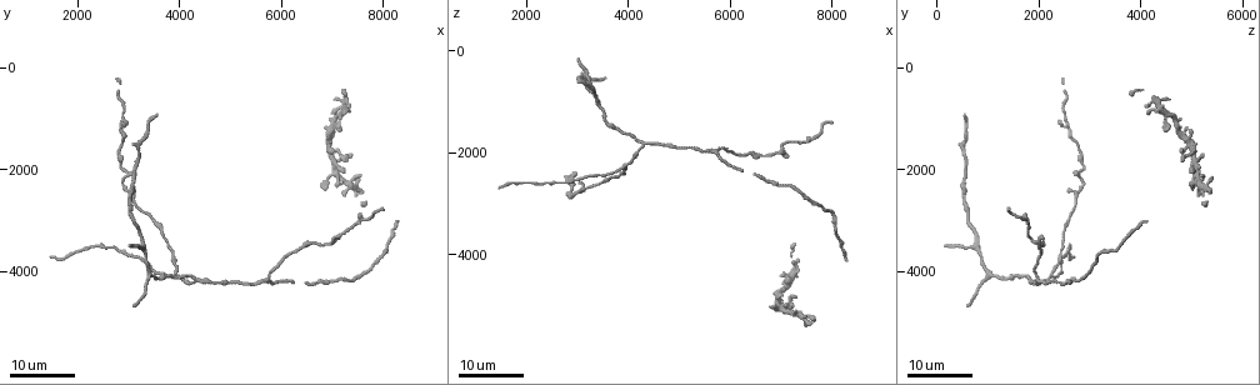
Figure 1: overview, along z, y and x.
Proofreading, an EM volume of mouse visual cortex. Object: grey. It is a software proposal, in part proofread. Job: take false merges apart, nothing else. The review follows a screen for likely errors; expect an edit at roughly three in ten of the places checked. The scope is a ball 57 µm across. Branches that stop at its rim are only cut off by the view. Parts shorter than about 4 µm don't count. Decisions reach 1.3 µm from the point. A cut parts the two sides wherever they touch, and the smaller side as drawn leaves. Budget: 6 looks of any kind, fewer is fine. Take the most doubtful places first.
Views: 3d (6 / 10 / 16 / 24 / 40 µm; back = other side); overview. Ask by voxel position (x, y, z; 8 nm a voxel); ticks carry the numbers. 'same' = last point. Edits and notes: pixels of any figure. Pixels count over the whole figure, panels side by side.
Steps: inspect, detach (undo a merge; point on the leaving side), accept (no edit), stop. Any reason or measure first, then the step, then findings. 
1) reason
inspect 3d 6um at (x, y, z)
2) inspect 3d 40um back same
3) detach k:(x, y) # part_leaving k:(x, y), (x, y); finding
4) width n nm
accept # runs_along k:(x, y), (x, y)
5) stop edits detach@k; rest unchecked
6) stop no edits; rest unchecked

branch point
inspect 3d 16um at (4300, 4200, 1850)

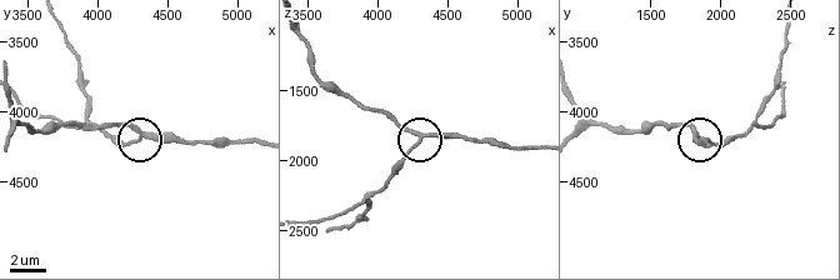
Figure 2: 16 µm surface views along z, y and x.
inspect 3d 6um at (4320, 4160, 1840)

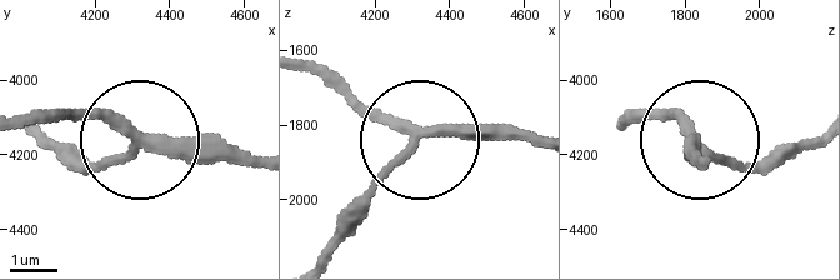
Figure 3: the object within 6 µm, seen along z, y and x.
arms 3
accept # runs_along 3:(536, 141), (441, 130), (405, 138), (338, 74); one neuron here

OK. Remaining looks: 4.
side arm on a straight run
inspect 3d 16um at (3950, 4050, 2250)

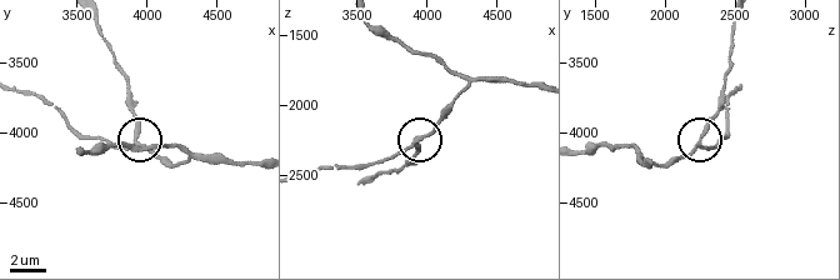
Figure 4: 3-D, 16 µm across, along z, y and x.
zoom in
inspect 3d 10um at (3920, 4100, 2260)

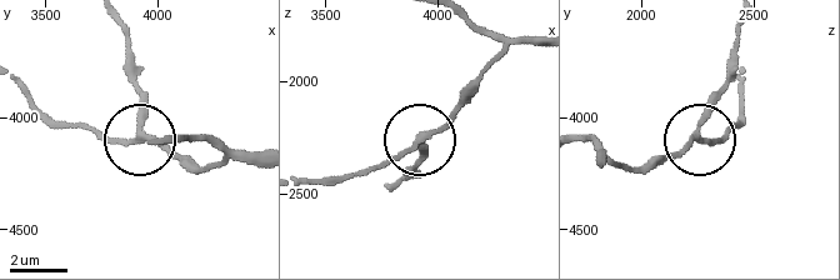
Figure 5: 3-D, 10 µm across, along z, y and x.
width 210 nm
accept # one neuron here

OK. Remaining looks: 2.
arms part here
inspect 3d 16um at (5750, 4100, 2000)

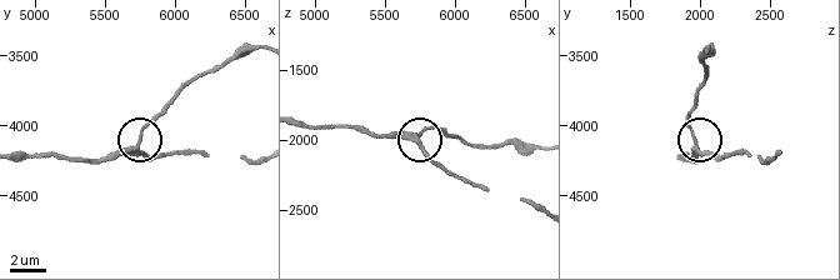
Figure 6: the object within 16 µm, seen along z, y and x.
inspect 3d 10um at (5720, 4140, 1960)

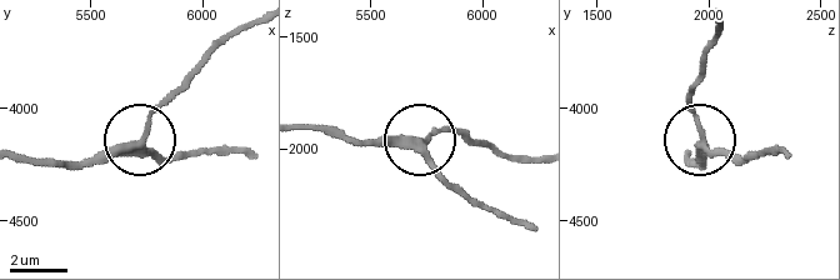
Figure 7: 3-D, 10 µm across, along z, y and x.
accept # runs_along 7:(248, 158), (156, 153), (148, 146), (150, 118), (188, 76); all the same neuron

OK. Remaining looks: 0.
stop no edits; rest unchecked

